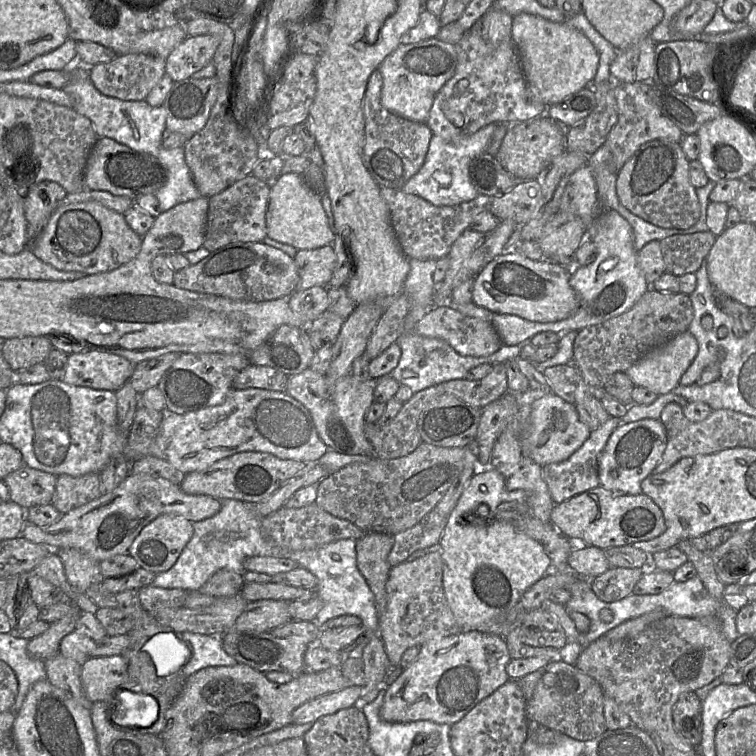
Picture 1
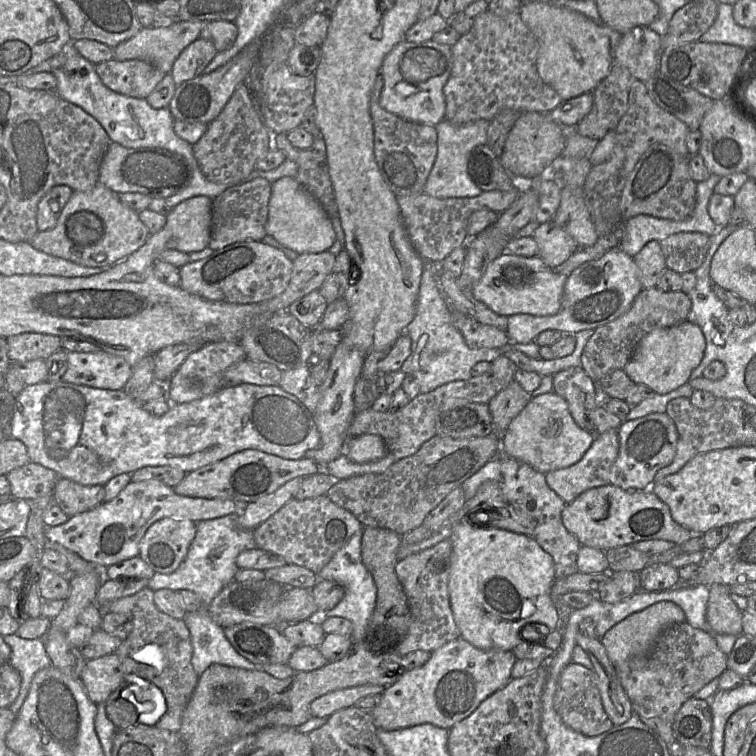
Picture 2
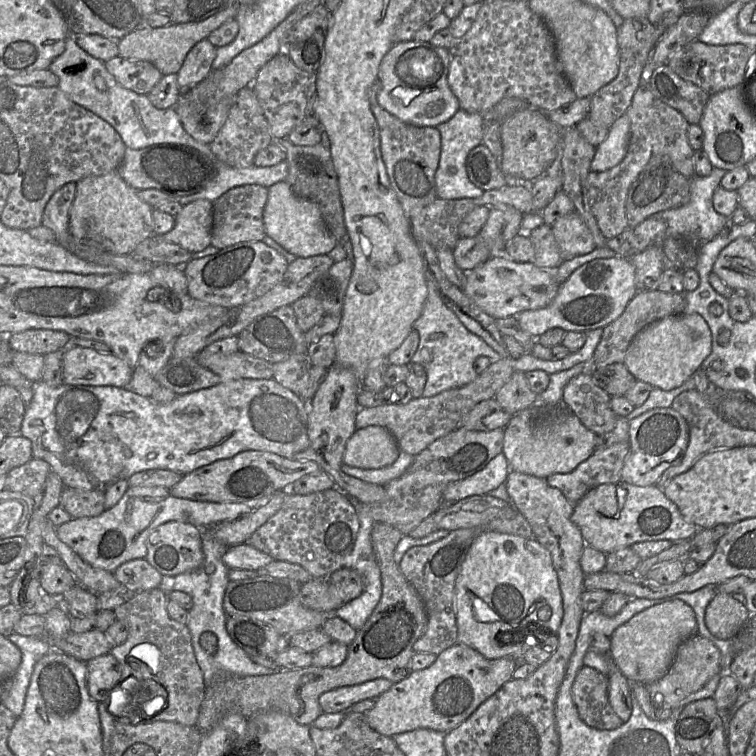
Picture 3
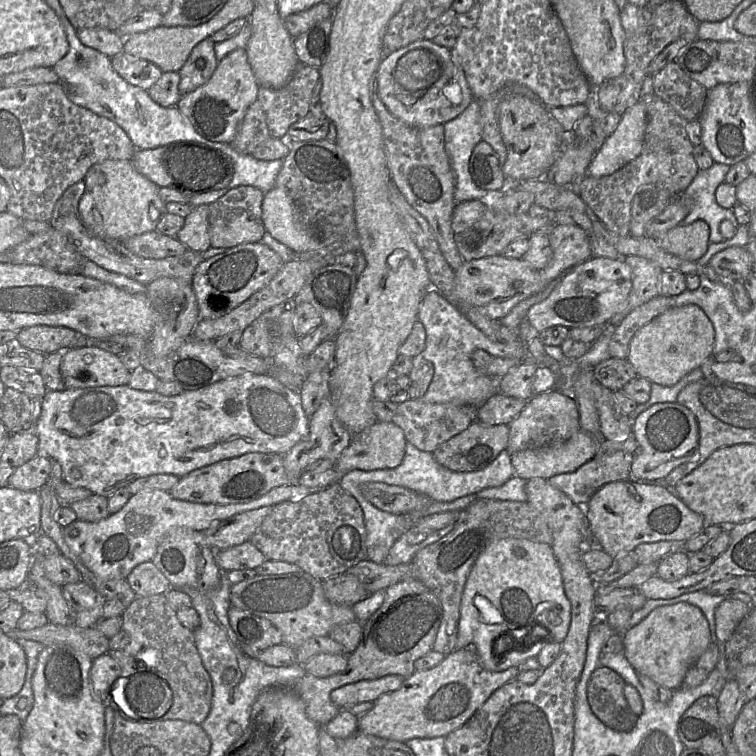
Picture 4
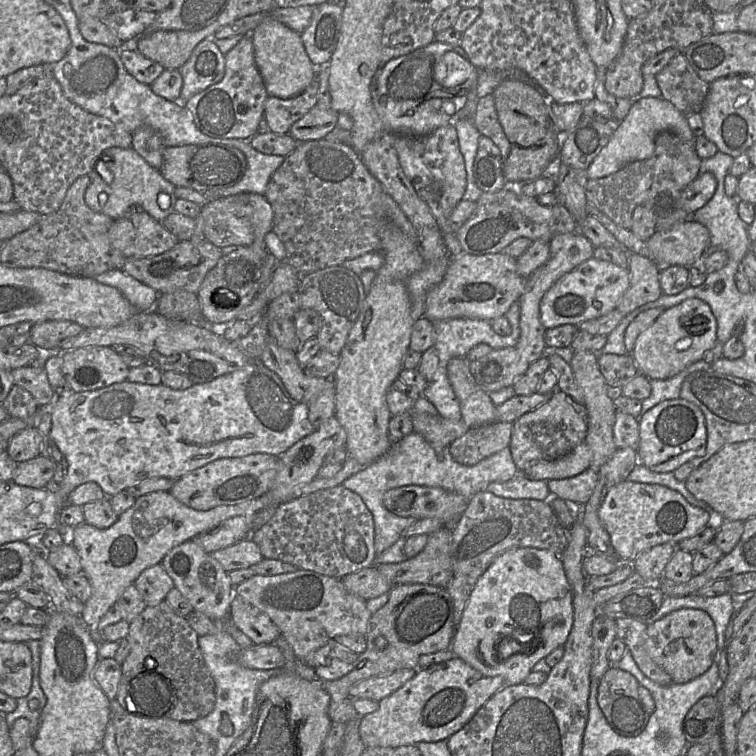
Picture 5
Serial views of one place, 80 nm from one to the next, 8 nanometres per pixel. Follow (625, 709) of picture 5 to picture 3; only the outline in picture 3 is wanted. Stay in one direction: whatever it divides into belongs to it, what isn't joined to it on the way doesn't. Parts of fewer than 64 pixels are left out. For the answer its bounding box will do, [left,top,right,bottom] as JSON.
[571,665,624,730]

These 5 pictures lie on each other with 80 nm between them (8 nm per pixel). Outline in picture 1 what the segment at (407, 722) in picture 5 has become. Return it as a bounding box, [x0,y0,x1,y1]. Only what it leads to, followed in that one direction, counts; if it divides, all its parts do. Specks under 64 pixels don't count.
[380,630,511,726]

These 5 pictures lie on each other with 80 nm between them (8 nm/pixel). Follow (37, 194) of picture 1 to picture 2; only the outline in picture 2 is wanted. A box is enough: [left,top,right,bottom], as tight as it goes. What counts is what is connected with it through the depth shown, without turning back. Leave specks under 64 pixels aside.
[37,185,74,231]

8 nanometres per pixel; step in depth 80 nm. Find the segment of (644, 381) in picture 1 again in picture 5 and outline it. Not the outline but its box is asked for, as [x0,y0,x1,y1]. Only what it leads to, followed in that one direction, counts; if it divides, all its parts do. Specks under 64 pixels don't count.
[631,298,717,379]

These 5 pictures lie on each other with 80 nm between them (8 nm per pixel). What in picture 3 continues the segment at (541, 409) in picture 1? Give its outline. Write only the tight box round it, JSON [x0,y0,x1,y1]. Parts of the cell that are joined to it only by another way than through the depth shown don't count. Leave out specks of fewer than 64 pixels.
[502,404,598,479]

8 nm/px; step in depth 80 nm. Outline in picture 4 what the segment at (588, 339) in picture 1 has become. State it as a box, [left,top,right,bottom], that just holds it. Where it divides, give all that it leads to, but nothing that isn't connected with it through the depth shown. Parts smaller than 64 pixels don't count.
[609,294,674,359]

